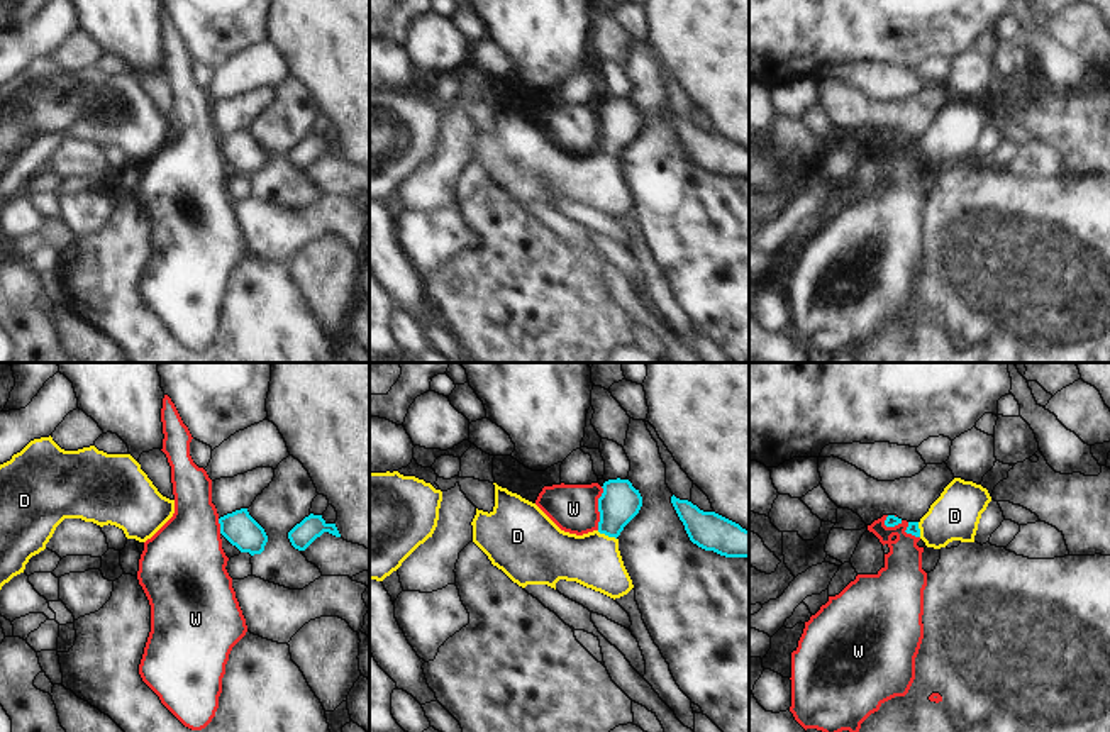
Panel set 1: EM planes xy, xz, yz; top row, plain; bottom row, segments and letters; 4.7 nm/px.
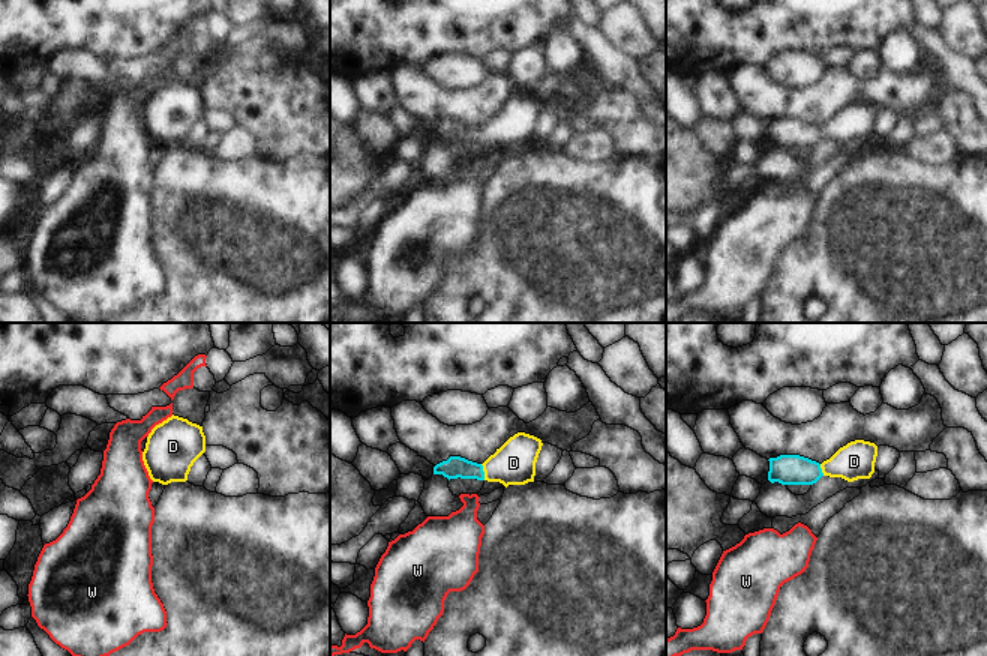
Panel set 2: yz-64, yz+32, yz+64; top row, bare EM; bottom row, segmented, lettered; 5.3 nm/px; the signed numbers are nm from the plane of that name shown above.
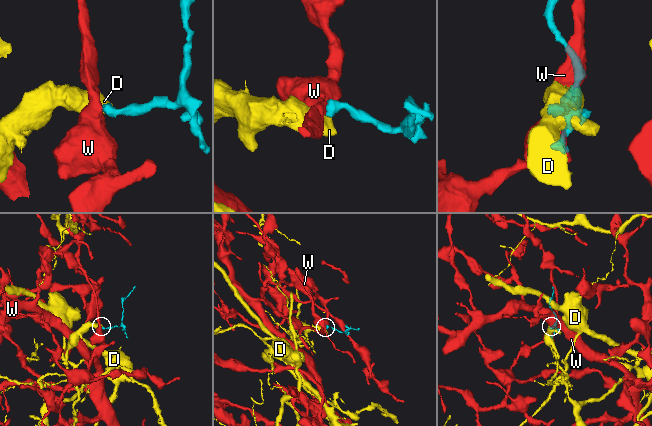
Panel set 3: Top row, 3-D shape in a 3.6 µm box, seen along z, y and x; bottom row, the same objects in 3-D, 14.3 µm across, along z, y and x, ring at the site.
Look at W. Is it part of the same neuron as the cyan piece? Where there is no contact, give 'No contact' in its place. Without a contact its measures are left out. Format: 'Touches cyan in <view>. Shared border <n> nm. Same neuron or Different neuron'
Touches cyan in xz. Shared border 200 nm. Different neuron

